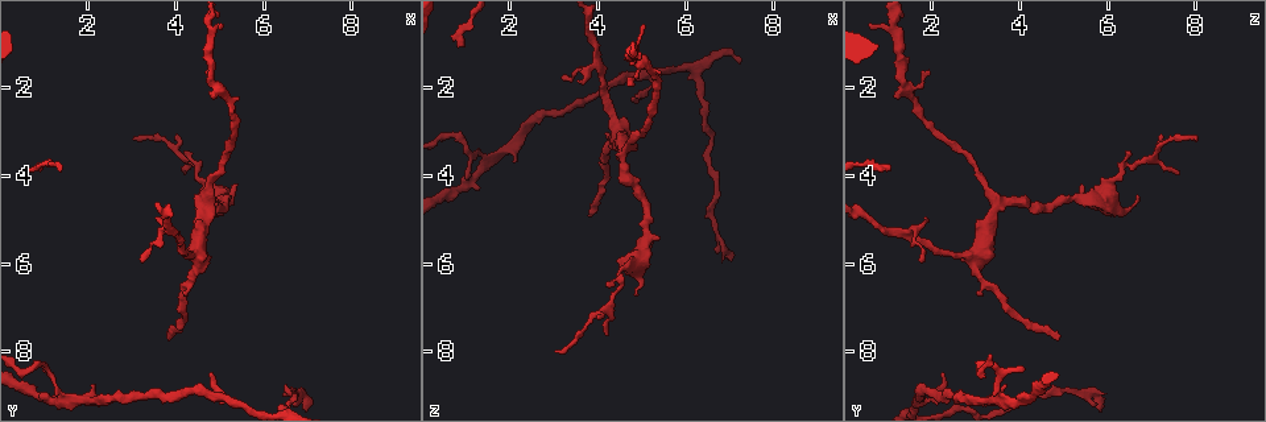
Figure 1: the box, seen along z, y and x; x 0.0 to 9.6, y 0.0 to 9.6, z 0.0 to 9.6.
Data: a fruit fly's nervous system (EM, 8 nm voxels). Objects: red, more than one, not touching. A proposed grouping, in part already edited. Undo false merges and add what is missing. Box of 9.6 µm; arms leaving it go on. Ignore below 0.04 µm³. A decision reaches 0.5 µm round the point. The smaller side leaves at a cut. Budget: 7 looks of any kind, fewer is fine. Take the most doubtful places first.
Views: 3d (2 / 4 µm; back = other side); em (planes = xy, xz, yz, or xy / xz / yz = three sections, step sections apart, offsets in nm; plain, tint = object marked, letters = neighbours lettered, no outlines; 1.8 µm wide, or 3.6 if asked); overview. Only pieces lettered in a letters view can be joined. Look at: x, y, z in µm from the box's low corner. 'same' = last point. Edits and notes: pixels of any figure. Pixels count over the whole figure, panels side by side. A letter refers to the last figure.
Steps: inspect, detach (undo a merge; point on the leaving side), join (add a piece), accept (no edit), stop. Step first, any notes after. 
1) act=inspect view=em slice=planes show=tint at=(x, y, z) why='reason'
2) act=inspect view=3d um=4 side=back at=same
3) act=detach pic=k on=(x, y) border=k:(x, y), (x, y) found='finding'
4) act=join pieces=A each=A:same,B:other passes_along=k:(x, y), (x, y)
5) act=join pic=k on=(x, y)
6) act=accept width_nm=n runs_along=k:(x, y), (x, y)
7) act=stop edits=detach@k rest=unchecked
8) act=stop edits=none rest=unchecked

act=inspect view=em slice=planes show=letters at=(3.85, 7.65, 4.95) why='branch stops here'

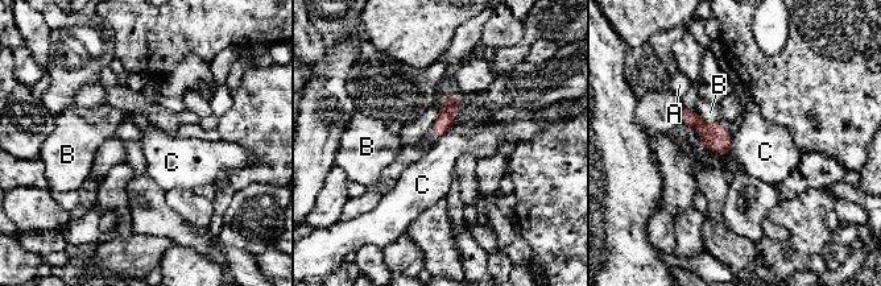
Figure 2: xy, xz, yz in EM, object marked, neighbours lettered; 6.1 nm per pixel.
act=accept width_nm=110 each=A:other,B:other,C:other border=2:(732, 135), (728, 150) found='no lettered piece goes on from it'

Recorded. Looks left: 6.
act=inspect view=em slice=planes show=letters at=(4.55, 4.55, 3.50) why='sharp bend'

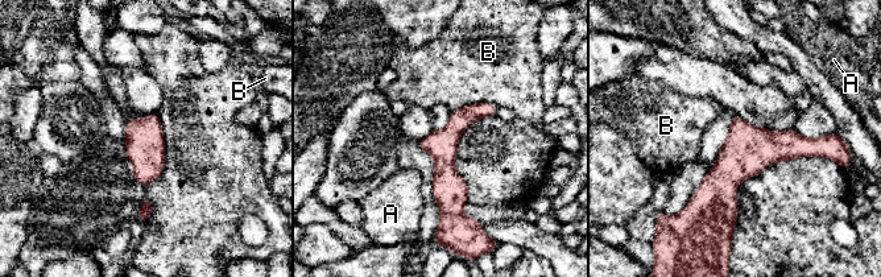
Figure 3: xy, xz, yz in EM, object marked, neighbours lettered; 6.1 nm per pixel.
act=accept longest_contact=B:280nm each=A:other,B:other found='all the same neuron'

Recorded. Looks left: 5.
act=inspect view=3d um=4 at=(4.65, 1.55, 1.90) why='tapers out'

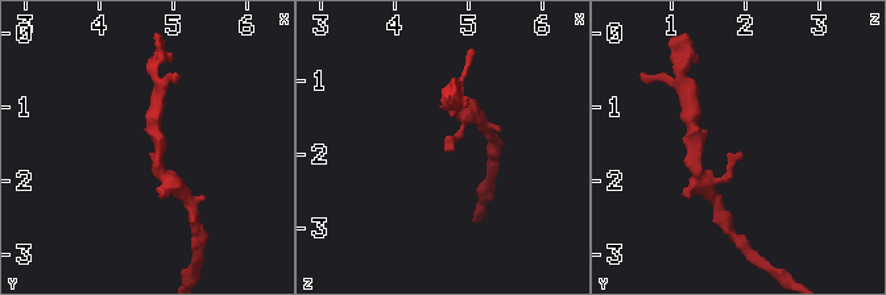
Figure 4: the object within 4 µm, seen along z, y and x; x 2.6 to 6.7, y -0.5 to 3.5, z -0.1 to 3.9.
act=inspect view=em slice=planes show=plain at=(4.70, 1.60, 1.95)

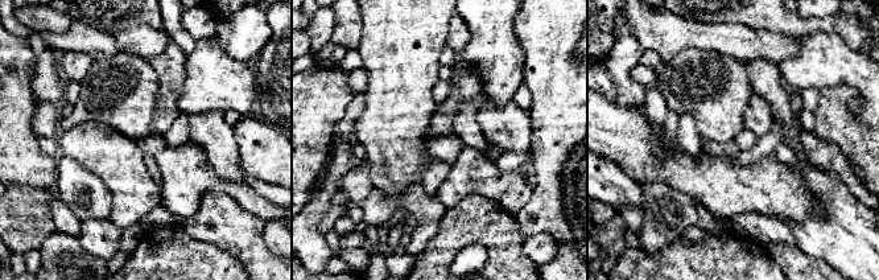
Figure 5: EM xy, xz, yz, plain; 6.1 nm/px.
act=inspect view=em slice=planes show=letters at=same

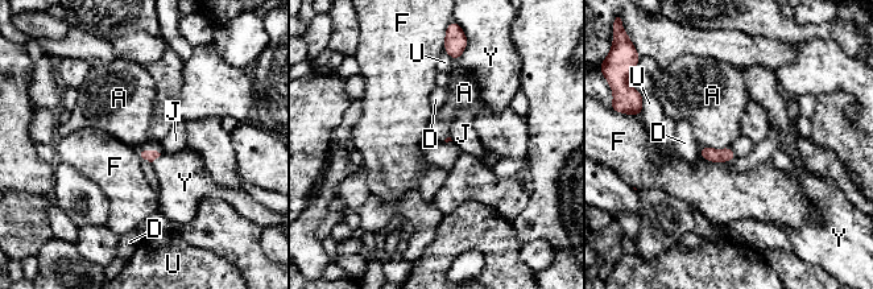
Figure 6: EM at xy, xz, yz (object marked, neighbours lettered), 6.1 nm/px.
act=accept longest_contact=F:200nm each=A:other,D:other,F:other,J:other,U:other,Y:other border=6:(729, 145), (723, 148), (700, 148) found='no lettered piece goes on from it'

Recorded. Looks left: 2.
act=stop edits=none rest=unchecked

